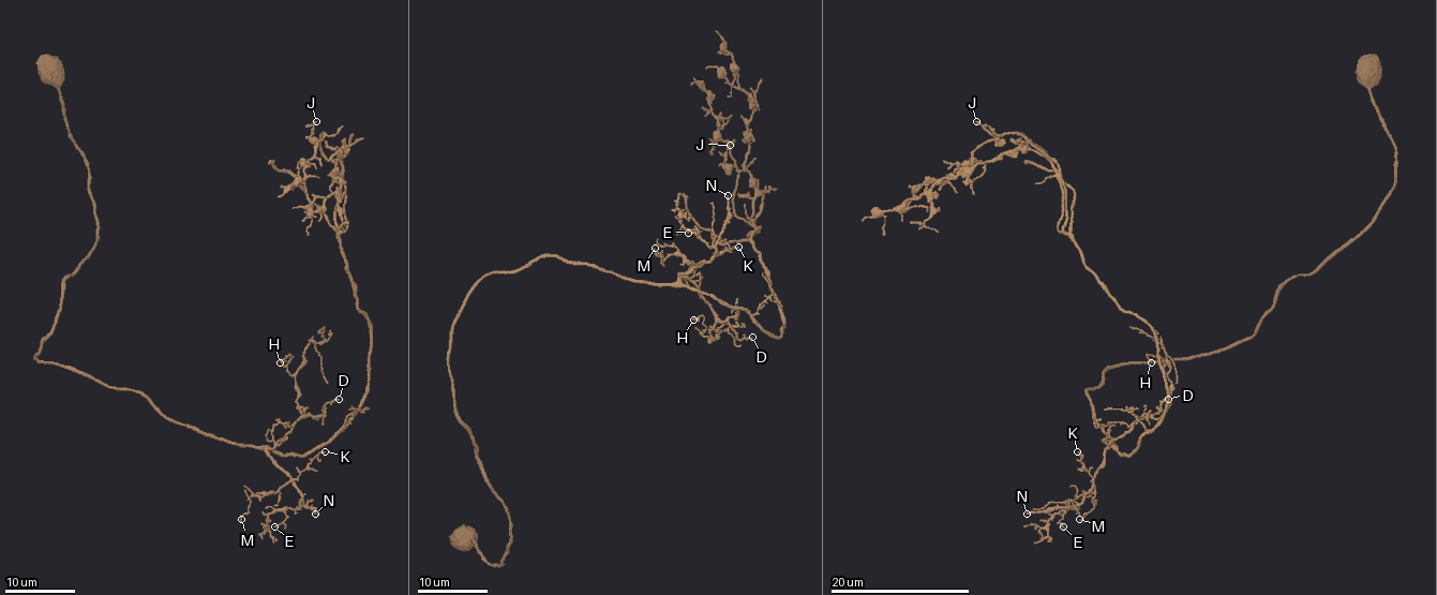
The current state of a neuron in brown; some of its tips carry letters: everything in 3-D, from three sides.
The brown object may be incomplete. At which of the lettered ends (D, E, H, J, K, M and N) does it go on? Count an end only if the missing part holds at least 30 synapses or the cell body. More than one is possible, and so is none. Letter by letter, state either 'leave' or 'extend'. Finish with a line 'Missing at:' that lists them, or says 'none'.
D: leave
E: leave
H: leave
J: leave
K: leave
M: leave
N: leave
Missing at: none

